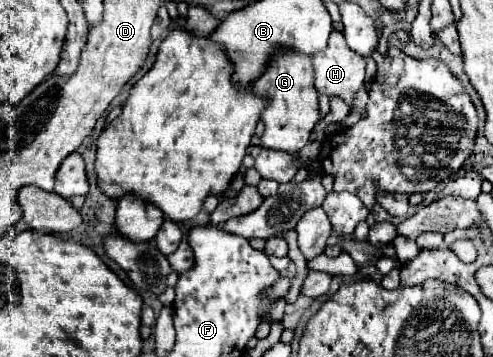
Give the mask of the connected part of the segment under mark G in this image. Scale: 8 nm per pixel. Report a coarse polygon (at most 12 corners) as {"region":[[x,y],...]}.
{"region":[[277,51],[253,83],[264,148],[303,149],[319,119],[311,57]]}

